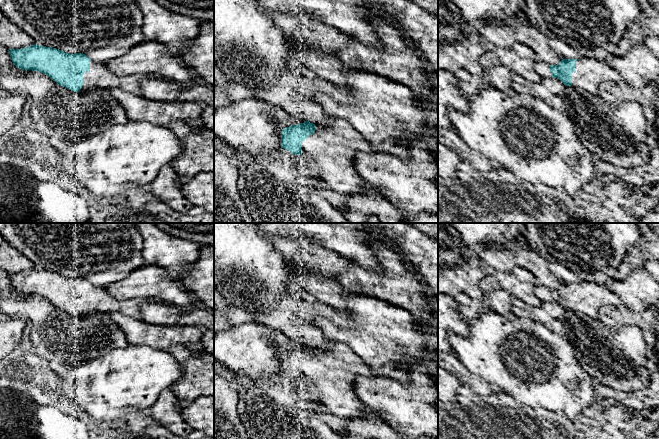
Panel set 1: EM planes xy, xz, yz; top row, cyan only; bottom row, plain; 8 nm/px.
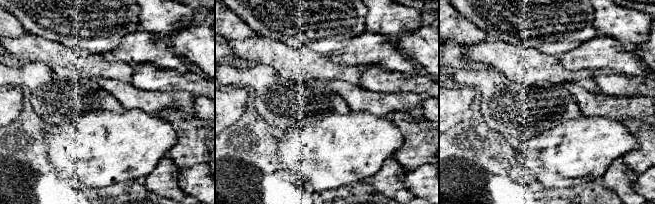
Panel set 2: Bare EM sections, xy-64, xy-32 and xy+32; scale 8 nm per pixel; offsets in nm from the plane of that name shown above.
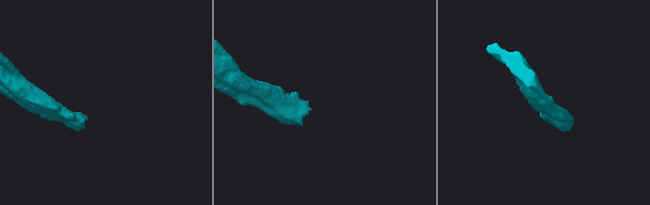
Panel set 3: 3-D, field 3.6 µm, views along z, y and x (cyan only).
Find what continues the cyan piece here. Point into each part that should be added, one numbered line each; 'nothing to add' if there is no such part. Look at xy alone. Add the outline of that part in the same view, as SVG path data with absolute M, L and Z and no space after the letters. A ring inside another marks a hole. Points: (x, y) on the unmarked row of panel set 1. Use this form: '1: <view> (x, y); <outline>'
1: xy (99, 301); M91 284L90 295L83 298L83 309L81 317L86 317L93 313L113 313L122 314L142 319L140 312L142 301L140 299L119 300L109 294L106 287Z

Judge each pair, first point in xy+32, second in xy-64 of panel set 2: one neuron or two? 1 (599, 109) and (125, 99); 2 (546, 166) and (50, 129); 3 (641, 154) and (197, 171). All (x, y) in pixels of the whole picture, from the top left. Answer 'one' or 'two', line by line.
1: one
2: one
3: two

